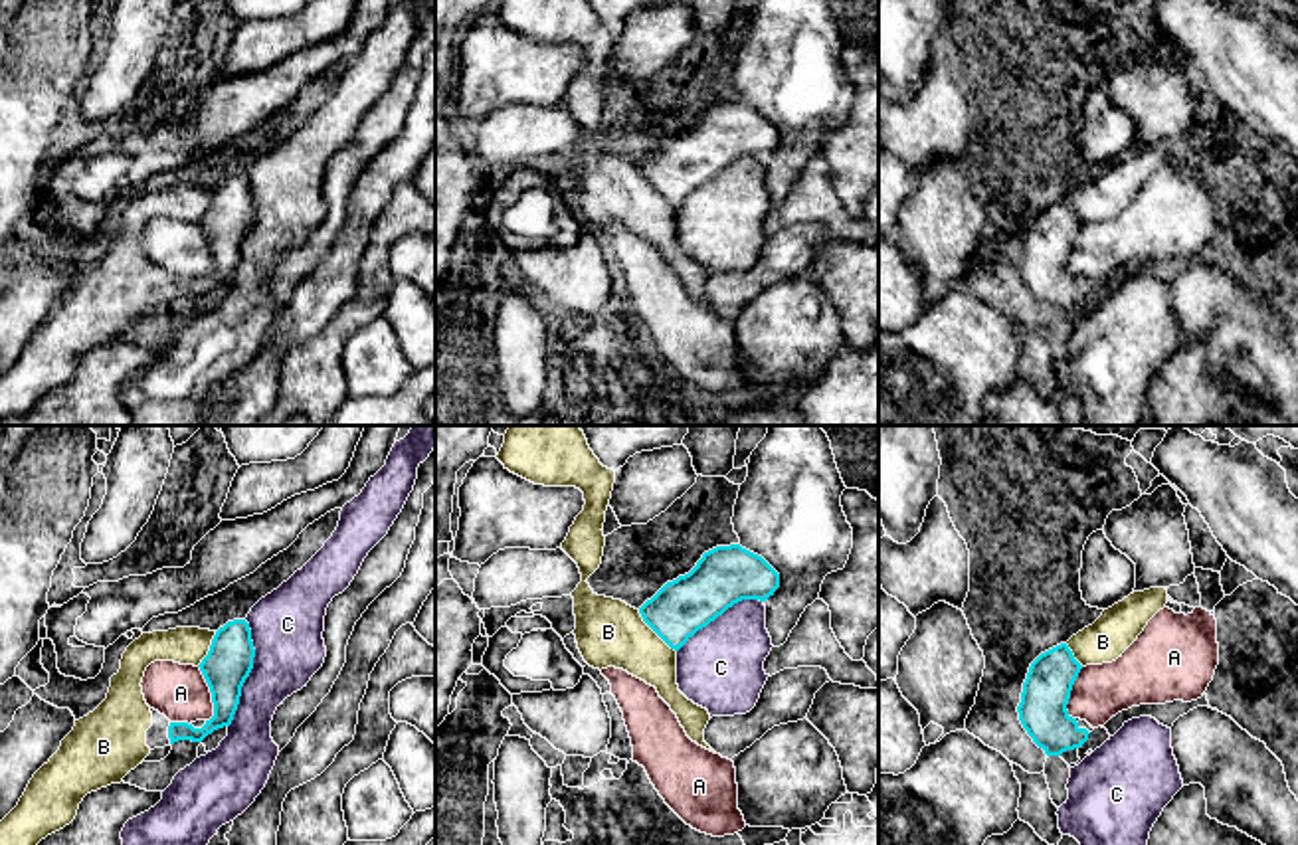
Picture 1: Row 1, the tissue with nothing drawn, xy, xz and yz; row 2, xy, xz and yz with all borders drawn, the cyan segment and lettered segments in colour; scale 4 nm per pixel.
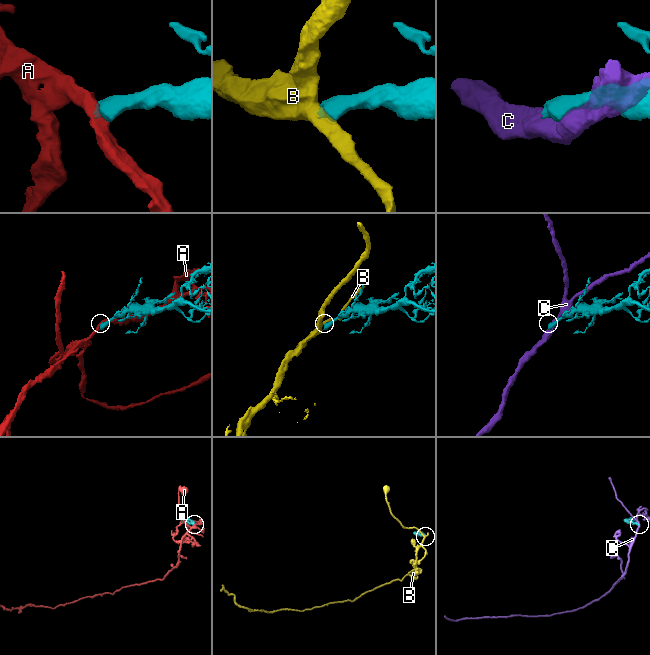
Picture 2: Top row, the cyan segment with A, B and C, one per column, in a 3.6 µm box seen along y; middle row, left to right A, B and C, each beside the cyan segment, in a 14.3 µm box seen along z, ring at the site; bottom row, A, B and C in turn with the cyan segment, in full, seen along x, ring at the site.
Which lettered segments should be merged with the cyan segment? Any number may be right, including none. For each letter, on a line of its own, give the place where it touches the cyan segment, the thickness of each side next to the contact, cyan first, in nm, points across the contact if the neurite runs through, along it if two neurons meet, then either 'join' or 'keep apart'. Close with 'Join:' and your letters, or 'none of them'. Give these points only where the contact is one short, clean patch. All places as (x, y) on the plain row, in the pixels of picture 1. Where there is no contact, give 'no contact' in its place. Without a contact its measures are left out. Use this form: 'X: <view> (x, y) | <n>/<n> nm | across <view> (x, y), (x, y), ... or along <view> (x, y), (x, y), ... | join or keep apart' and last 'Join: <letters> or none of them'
A: xy (210, 248) | 190/220 nm | along xy (198, 222), (212, 260), (212, 274), (208, 278) | keep apart
B: xz (655, 188) | 220/280 nm | join
C: xy (250, 228) | 190/300 nm | keep apart
Join: B

